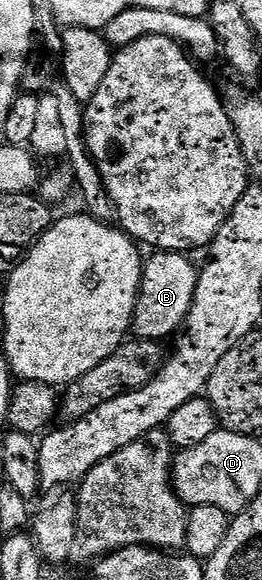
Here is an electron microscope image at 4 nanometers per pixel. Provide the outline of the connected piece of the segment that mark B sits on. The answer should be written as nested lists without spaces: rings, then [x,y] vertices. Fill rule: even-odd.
[[[152,251],[143,266],[143,281],[139,287],[139,297],[135,316],[131,320],[134,335],[140,340],[166,341],[174,337],[187,320],[193,306],[193,294],[197,290],[200,269],[182,252]]]

